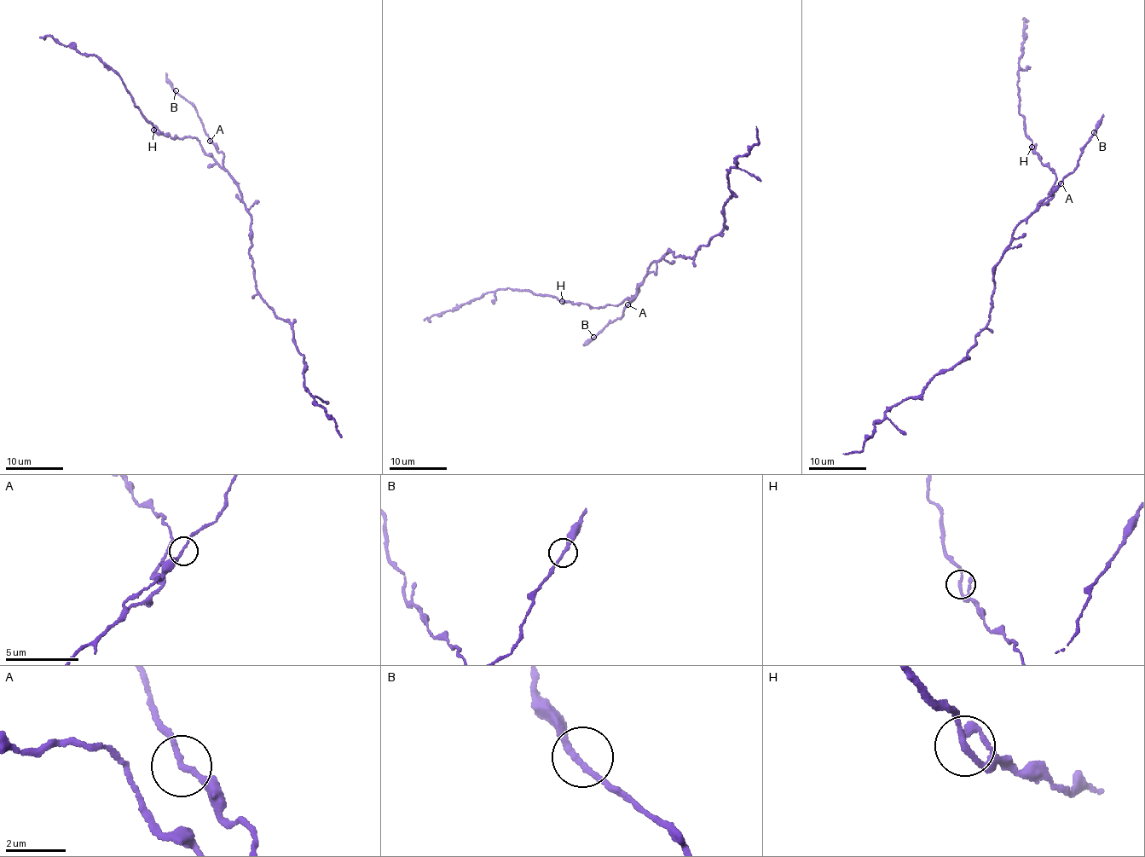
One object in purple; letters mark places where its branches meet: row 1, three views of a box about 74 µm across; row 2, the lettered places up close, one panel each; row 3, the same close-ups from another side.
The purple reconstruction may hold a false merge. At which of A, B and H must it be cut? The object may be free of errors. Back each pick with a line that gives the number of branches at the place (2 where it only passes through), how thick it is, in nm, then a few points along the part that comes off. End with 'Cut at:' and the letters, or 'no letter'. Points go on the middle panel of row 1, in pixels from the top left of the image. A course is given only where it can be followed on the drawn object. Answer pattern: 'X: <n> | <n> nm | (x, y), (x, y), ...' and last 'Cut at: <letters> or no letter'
Cut at: no letter

